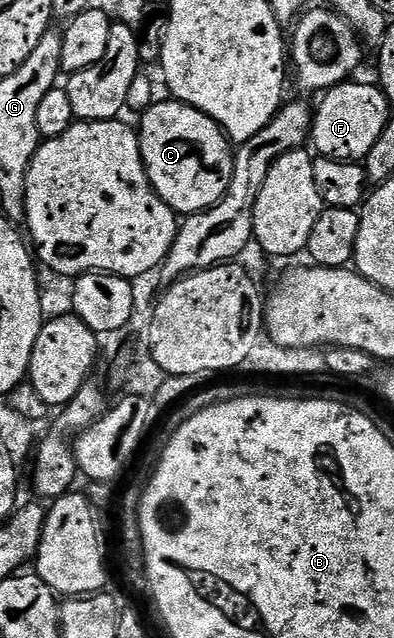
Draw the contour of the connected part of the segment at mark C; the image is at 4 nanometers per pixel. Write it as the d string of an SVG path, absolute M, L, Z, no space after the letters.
M156 101L141 114L143 123L137 126L137 133L143 163L152 188L165 205L179 216L197 214L217 205L226 196L234 172L233 146L223 129L209 115L202 114L197 108L187 106L184 102L166 101Z

